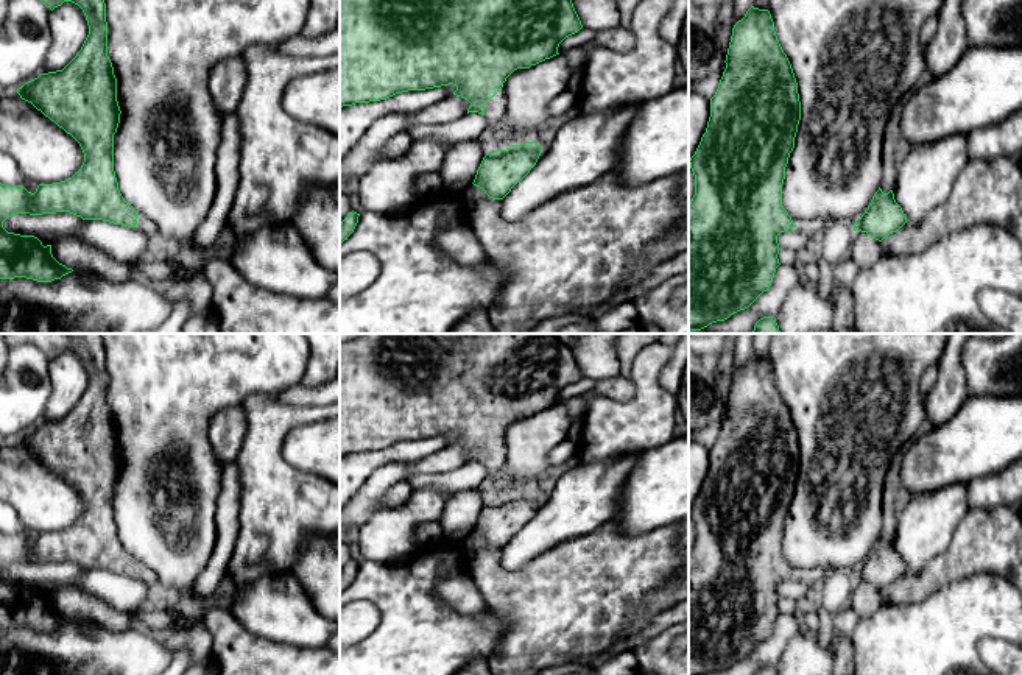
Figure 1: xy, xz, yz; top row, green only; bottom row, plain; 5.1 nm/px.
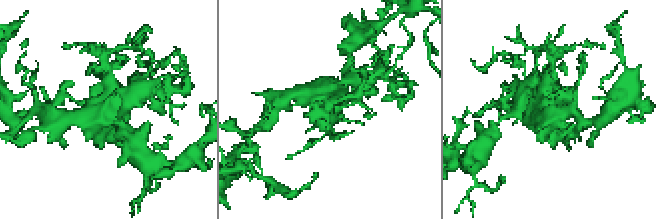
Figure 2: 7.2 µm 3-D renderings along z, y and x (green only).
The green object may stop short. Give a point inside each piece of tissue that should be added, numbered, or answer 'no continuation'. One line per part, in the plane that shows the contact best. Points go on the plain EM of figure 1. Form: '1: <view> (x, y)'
1: xz (493, 459)

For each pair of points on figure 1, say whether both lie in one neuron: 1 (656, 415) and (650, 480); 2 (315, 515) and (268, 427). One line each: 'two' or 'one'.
1: two
2: one

